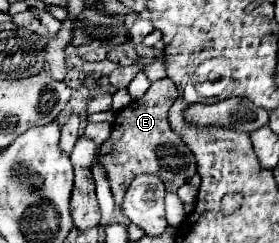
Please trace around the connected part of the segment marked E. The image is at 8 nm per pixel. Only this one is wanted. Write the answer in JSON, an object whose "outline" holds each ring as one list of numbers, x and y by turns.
{"outline":[[158,79,150,85,150,89,140,97,140,101,134,101,132,105,124,107,116,113,116,121,112,127,112,135,102,143,98,161,102,163,104,171,108,173,110,189,116,199,116,207,122,205,122,199,138,175,156,175,164,181,166,191,176,191,184,183,190,181,190,177,196,173,196,161,186,143,170,129,168,125,168,109,176,101,178,91,170,79]]}

